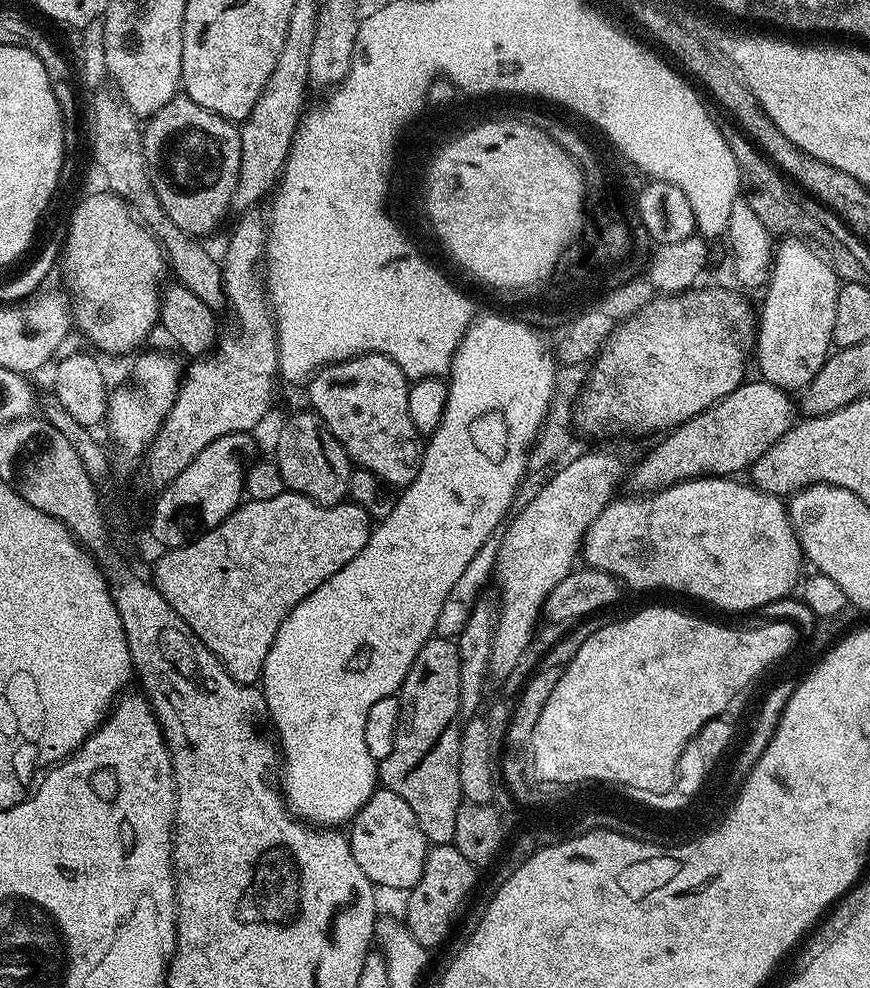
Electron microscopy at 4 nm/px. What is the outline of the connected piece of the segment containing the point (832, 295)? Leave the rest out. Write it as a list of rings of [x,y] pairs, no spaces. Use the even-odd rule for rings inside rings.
[[[784,238],[775,245],[772,257],[772,270],[768,277],[766,291],[763,293],[764,305],[758,308],[758,331],[754,341],[754,364],[760,367],[759,375],[767,384],[785,390],[802,390],[822,370],[828,361],[834,345],[834,310],[838,310],[838,294],[842,281],[836,275],[831,263],[824,260],[804,240]]]

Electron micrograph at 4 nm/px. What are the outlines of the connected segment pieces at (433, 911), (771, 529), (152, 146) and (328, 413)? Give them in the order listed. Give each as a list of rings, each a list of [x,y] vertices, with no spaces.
[[[455,844],[429,847],[422,878],[418,878],[418,882],[407,893],[408,905],[404,908],[404,916],[402,915],[403,923],[408,925],[421,946],[435,950],[447,938],[460,903],[476,884],[476,872],[474,865],[456,849]]]
[[[697,476],[695,480],[684,480],[681,484],[663,488],[660,492],[631,494],[632,496],[626,497],[625,500],[613,499],[612,503],[604,507],[602,514],[594,518],[590,530],[583,538],[582,556],[583,559],[588,559],[585,560],[587,567],[609,572],[620,581],[621,585],[627,587],[629,584],[632,588],[669,588],[672,592],[685,592],[696,600],[705,600],[716,608],[725,608],[728,612],[748,612],[751,608],[760,610],[768,603],[791,597],[802,580],[802,571],[800,572],[802,553],[796,531],[792,529],[792,523],[788,517],[785,501],[779,496],[771,496],[751,482],[739,484],[738,481],[739,479],[736,478],[722,476]]]
[[[178,94],[162,110],[158,110],[147,121],[142,132],[144,157],[148,163],[148,176],[161,200],[166,214],[190,236],[205,238],[224,220],[224,215],[232,208],[232,195],[238,186],[242,142],[239,127],[233,121],[222,118],[206,106],[198,106],[186,95]]]
[[[377,352],[329,364],[306,384],[311,411],[318,413],[330,434],[342,442],[353,465],[378,474],[396,490],[414,482],[422,455],[422,437],[410,422],[409,387],[404,371]]]

